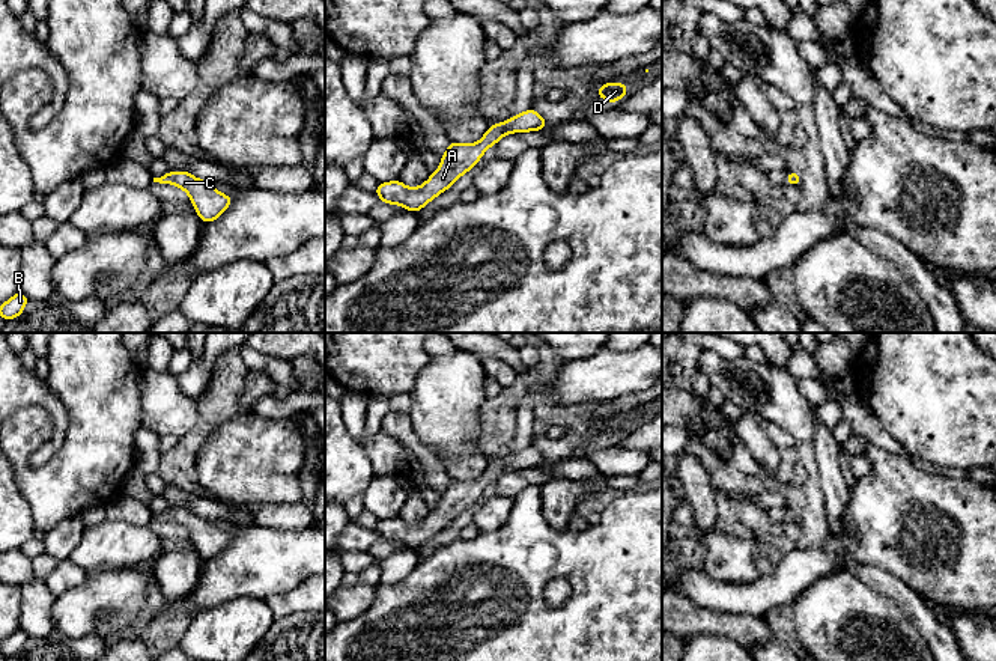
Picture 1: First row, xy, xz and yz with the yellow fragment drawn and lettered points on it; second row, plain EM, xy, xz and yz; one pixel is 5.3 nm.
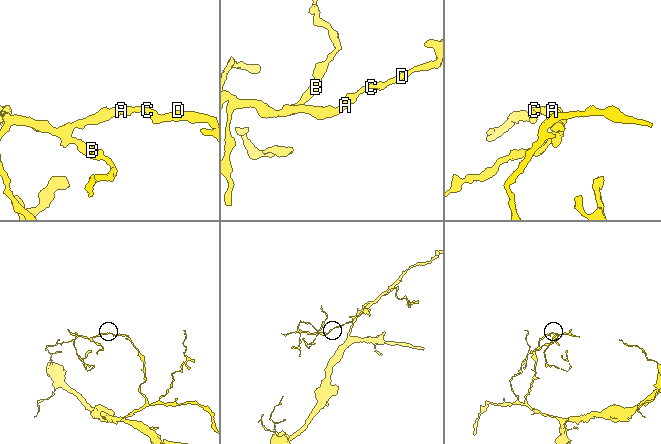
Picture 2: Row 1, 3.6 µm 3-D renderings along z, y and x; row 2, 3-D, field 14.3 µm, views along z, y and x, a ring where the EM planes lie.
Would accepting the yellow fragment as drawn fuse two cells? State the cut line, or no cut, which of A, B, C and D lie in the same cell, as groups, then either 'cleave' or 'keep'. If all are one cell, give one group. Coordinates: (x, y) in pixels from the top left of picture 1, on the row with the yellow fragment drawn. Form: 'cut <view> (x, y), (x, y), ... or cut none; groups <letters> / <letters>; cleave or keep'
cut none; groups A B C D; keep

